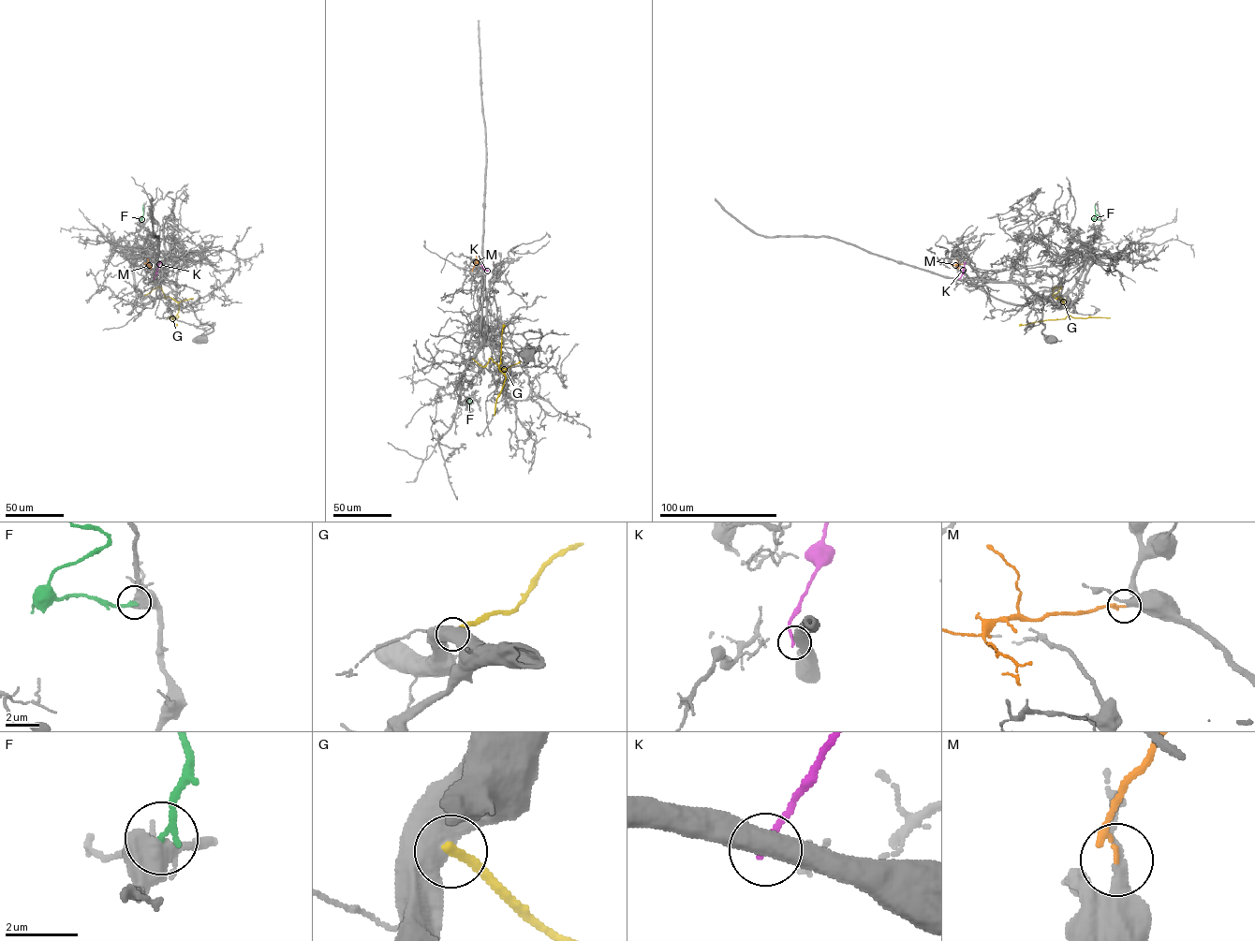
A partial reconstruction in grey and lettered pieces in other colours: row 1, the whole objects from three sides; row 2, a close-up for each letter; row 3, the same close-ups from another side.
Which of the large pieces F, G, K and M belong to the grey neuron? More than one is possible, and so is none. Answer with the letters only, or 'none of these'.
none of these

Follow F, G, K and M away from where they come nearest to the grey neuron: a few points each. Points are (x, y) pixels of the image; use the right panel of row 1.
F: (1099, 219), (1093, 218), (1098, 215), (1095, 204)
G: (1053, 295), (1061, 287), (1055, 287), (1053, 297), (1061, 299), (1069, 315), (1064, 318), (1019, 325)
K: (959, 279), (966, 262)
M: (966, 263), (951, 264)

